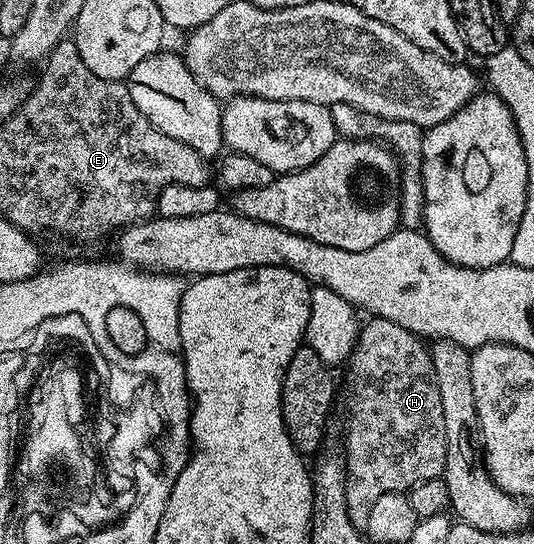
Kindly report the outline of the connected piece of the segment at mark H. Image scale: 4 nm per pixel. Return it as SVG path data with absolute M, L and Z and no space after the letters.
M371 317L361 323L358 339L354 341L354 350L350 353L346 370L346 499L348 500L348 516L352 516L352 524L364 528L368 524L368 514L372 512L372 504L385 494L409 492L424 481L443 477L446 469L446 437L444 436L444 408L440 404L440 388L436 384L436 376L432 368L432 360L427 343L419 335L410 330L400 328L392 320Z

